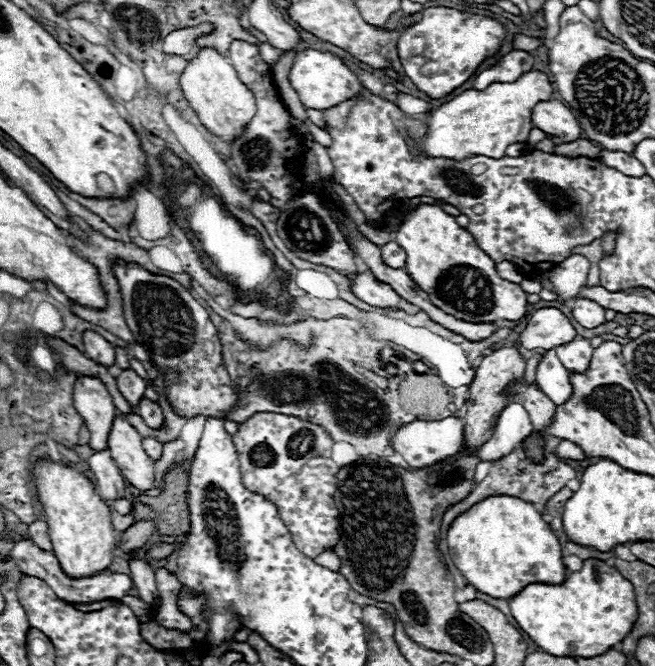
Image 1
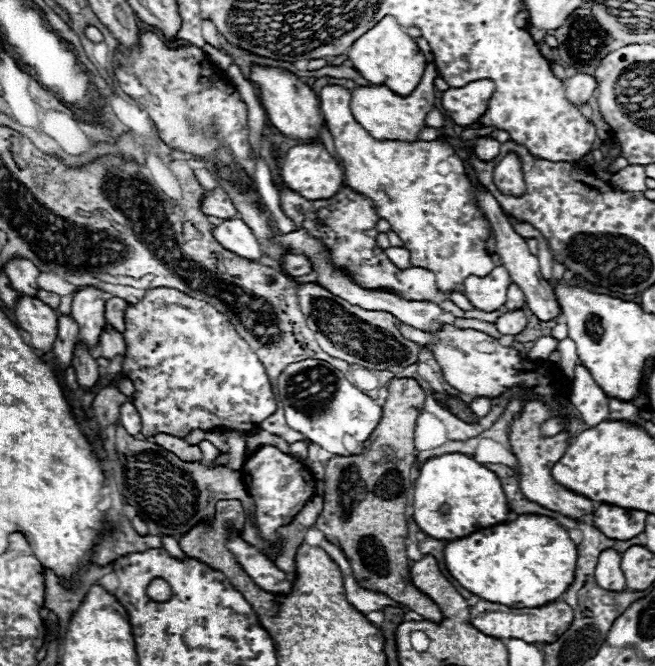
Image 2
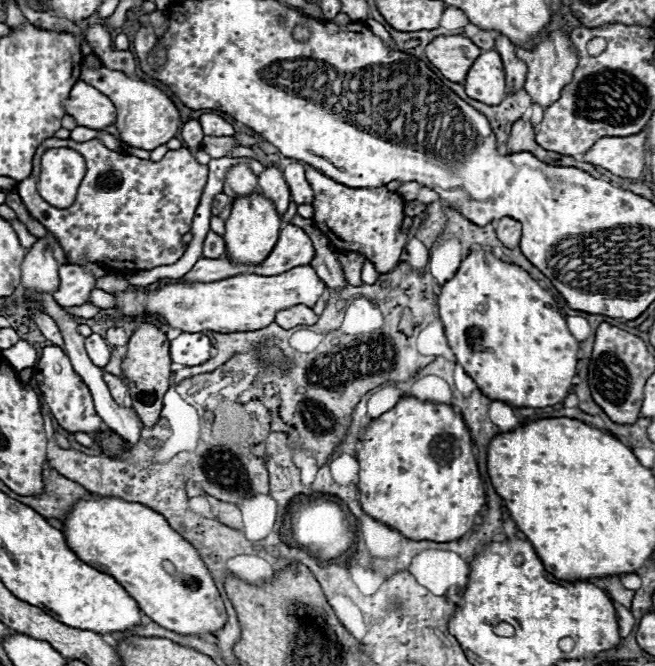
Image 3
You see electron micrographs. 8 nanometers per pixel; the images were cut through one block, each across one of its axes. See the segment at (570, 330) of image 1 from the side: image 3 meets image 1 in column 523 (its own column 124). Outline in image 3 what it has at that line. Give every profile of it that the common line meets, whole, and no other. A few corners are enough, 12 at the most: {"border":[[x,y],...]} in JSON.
{"border":[[112,326],[106,332],[110,346],[126,346],[128,334]]}

